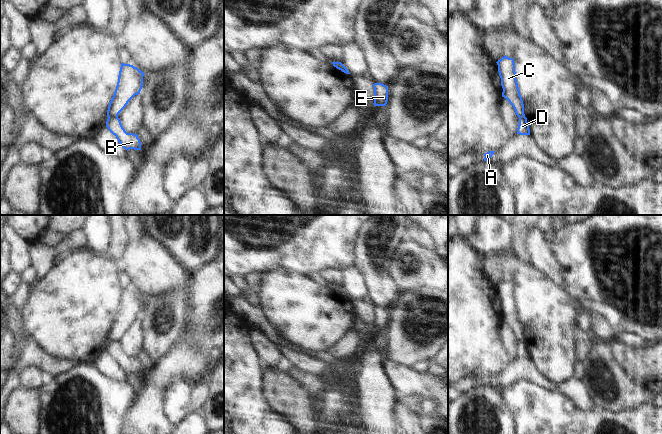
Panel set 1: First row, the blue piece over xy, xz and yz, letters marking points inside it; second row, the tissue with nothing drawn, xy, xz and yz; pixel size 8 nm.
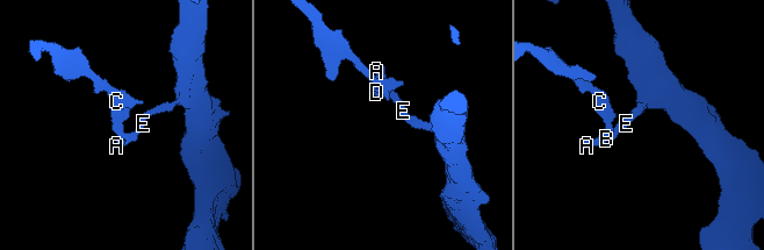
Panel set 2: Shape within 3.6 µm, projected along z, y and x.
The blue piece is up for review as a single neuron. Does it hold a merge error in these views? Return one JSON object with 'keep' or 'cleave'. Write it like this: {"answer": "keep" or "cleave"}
{"answer": "cleave"}

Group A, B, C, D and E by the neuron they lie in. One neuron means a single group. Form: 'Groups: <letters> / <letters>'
Groups: A B D E / C.

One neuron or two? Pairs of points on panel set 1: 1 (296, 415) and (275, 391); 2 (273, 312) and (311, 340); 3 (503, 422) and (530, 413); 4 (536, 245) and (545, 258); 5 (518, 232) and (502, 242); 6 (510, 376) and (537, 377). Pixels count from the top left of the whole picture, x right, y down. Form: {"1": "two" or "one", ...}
{"1": "one", "2": "one", "3": "two", "4": "one", "5": "two", "6": "one"}

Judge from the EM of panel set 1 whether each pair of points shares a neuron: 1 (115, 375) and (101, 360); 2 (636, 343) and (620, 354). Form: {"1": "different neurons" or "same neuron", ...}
{"1": "same neuron", "2": "different neurons"}

